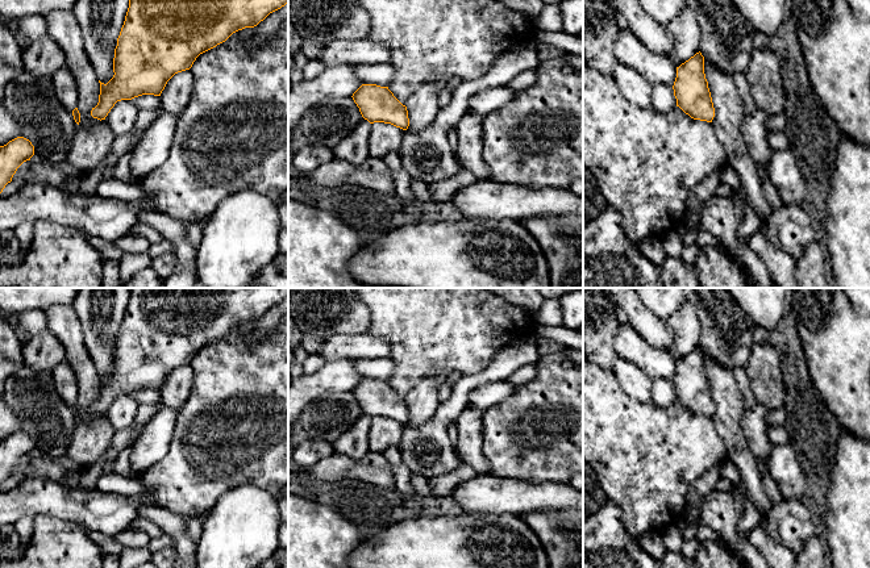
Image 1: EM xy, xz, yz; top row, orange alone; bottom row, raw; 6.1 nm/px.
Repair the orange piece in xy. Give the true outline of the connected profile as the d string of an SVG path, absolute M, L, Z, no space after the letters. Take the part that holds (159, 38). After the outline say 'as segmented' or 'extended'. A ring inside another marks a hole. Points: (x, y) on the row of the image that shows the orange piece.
M129 0L129 8L125 16L124 25L121 28L120 36L117 38L117 46L115 49L115 58L113 58L113 78L107 83L100 83L100 95L99 95L99 103L95 108L91 110L91 116L97 120L105 120L111 109L115 106L117 101L121 100L132 100L134 97L142 96L142 95L154 95L161 96L162 91L165 89L167 82L178 72L190 70L196 60L196 58L216 47L217 45L225 42L233 33L242 30L245 28L254 28L261 21L263 21L270 13L280 9L288 3L288 0Z; as segmented

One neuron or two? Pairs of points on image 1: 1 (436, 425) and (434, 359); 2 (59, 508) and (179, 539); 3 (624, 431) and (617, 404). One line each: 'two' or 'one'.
1: two
2: two
3: one

